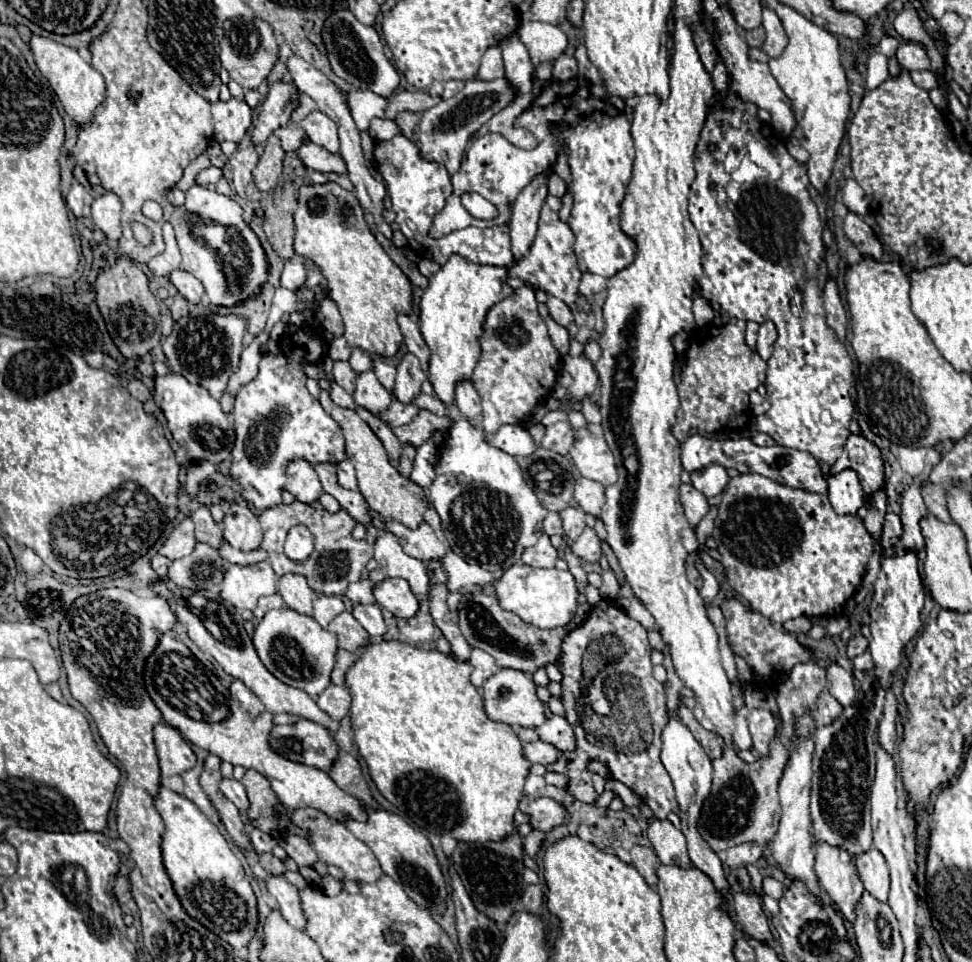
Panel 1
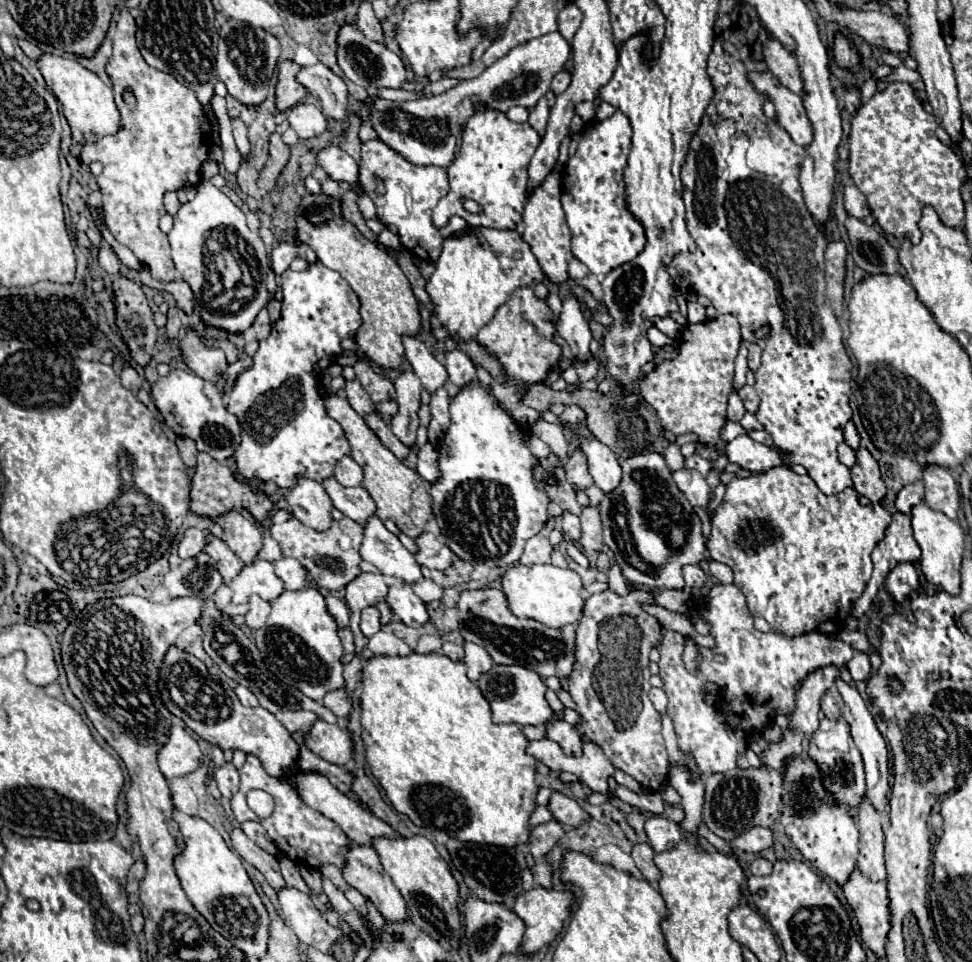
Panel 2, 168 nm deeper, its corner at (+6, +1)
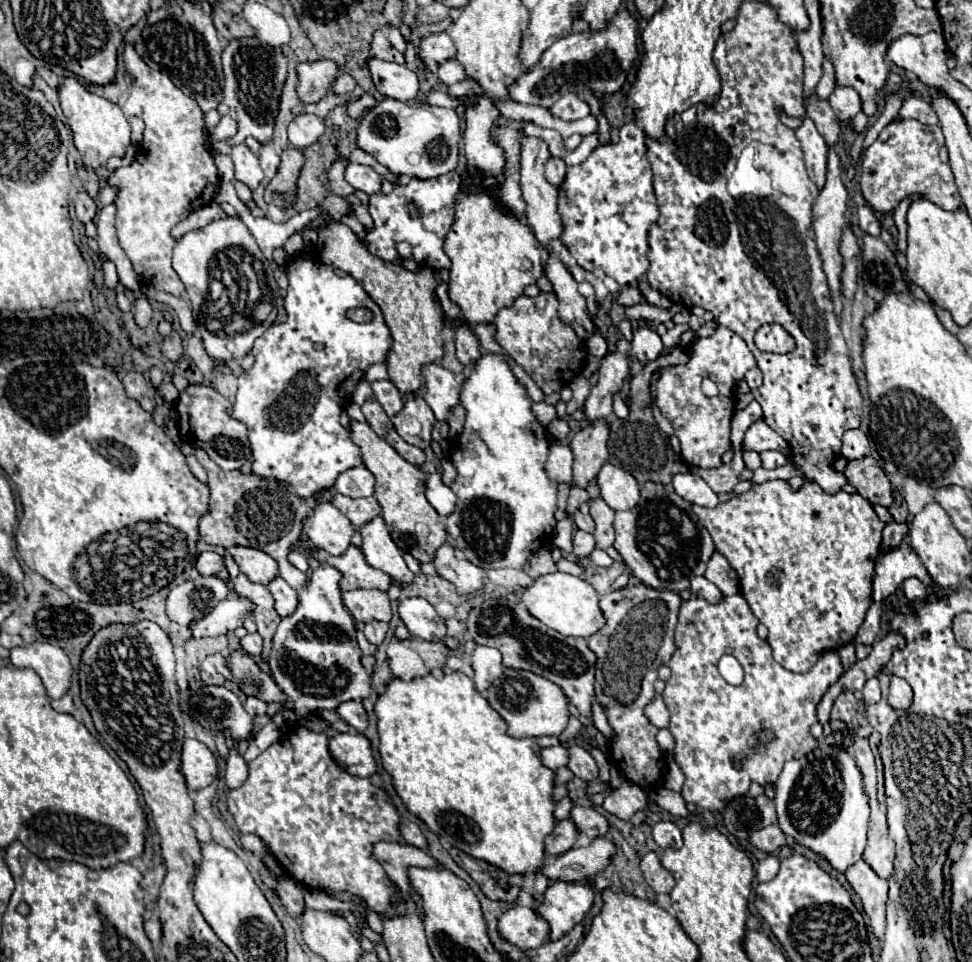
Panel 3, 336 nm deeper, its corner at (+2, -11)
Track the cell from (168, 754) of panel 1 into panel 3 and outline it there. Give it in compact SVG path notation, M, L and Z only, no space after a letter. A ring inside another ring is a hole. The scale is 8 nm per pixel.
M185 740L181 756L181 772L187 780L189 790L209 786L217 778L217 760L213 752L199 740Z

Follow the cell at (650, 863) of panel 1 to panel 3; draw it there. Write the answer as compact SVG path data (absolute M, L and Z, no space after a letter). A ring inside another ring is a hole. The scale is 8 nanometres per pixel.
M647 852L643 858L641 858L641 872L645 876L645 882L657 892L657 894L663 894L663 892L671 892L673 884L675 884L675 878L673 874L663 868L659 856L655 852Z

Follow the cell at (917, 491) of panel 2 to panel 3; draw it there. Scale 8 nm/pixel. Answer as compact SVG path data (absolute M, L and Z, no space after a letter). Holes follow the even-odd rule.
M891 522L891 524L887 524L885 528L883 528L883 552L887 552L887 550L893 550L893 548L897 548L897 544L901 544L901 540L903 540L903 536L907 534L907 524L897 524L897 522Z

